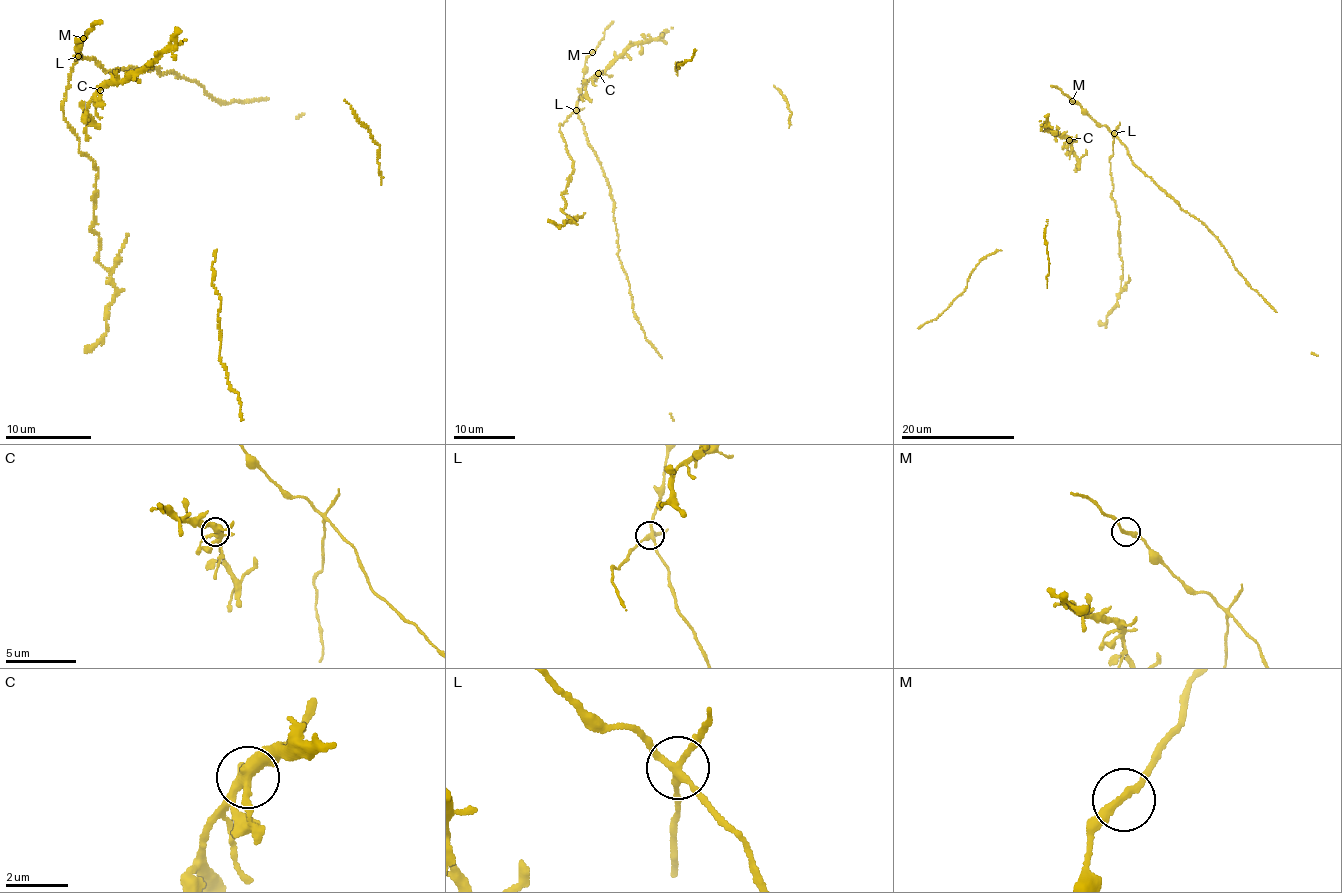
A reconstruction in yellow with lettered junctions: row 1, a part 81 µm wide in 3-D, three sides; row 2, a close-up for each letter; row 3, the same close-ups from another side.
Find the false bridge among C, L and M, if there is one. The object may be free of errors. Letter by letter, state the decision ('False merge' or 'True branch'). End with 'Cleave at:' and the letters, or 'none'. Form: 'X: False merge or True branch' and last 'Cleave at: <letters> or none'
C: True branch
L: False merge
M: True branch
Cleave at: L

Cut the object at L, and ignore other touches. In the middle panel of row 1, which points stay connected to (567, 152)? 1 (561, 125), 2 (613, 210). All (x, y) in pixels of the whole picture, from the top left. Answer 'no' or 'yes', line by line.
1: yes
2: no

